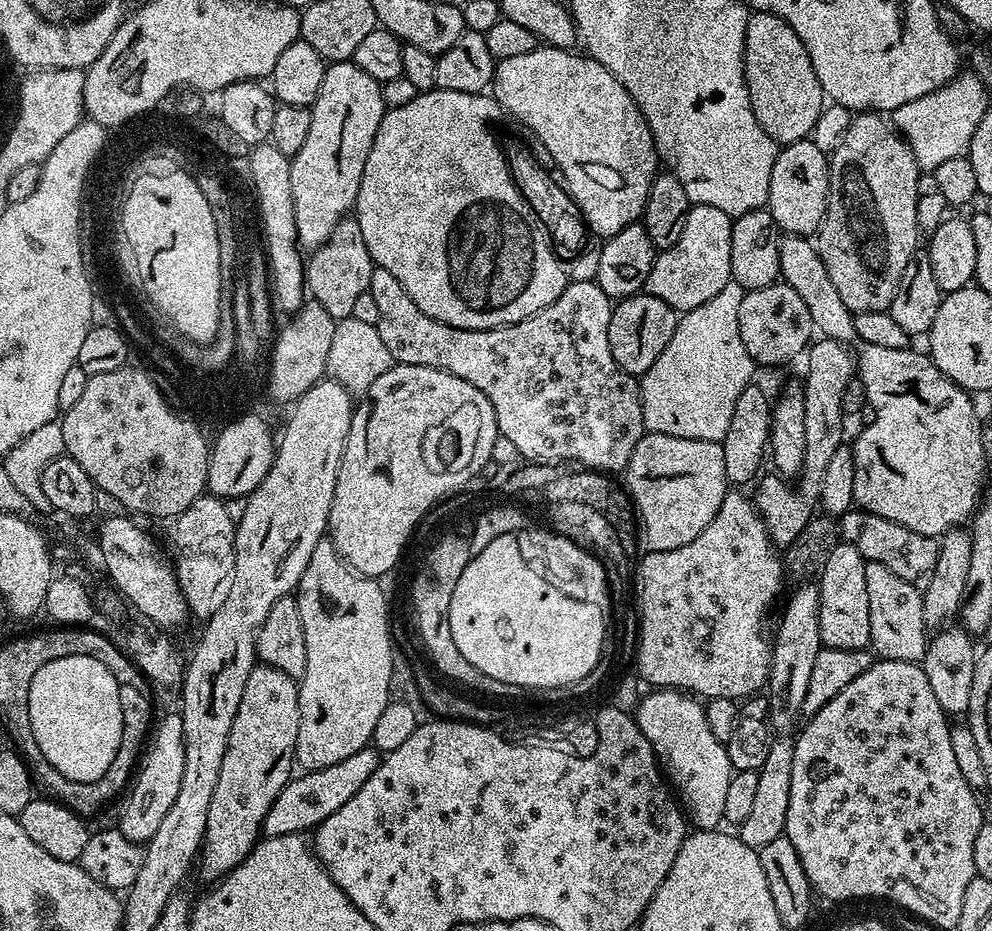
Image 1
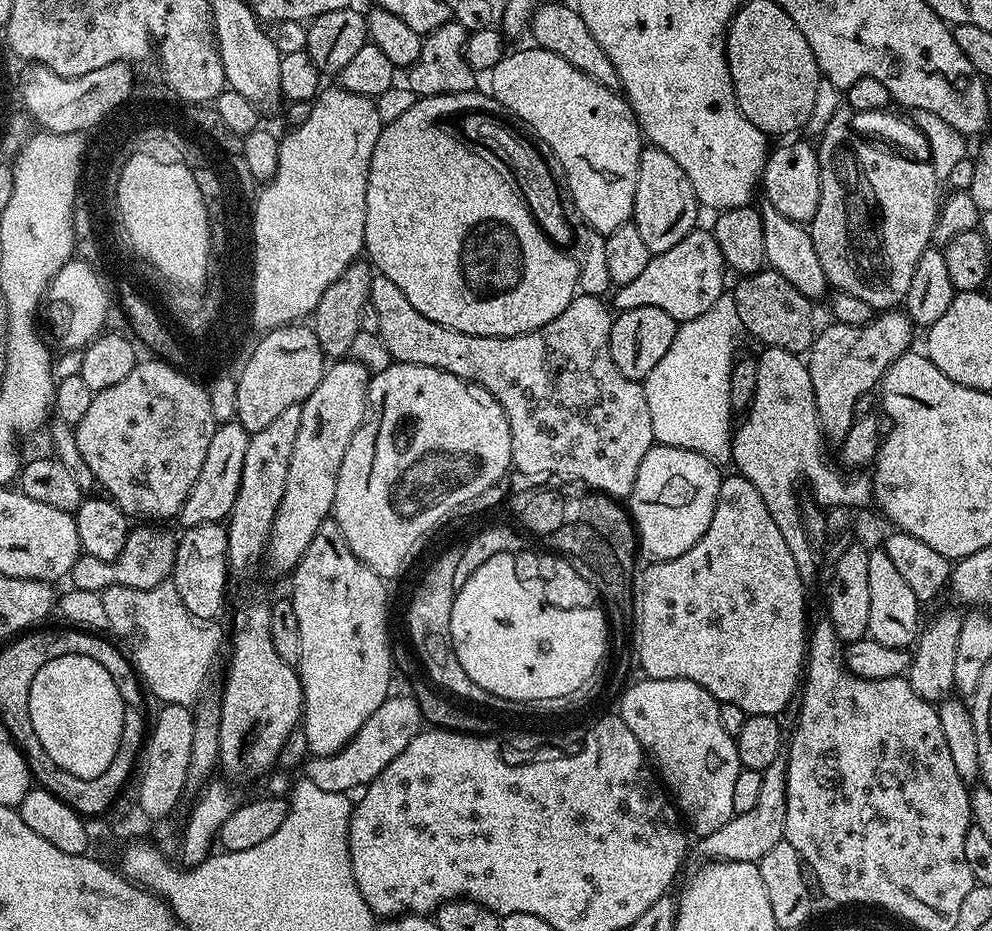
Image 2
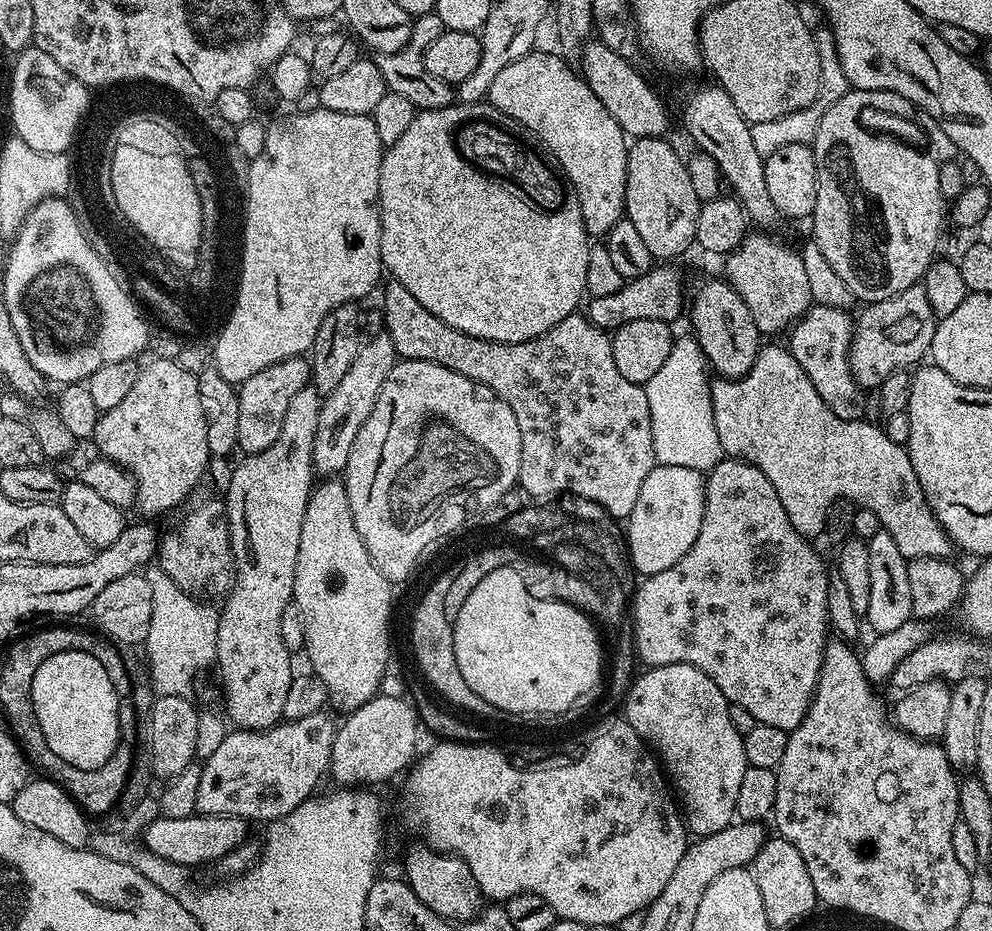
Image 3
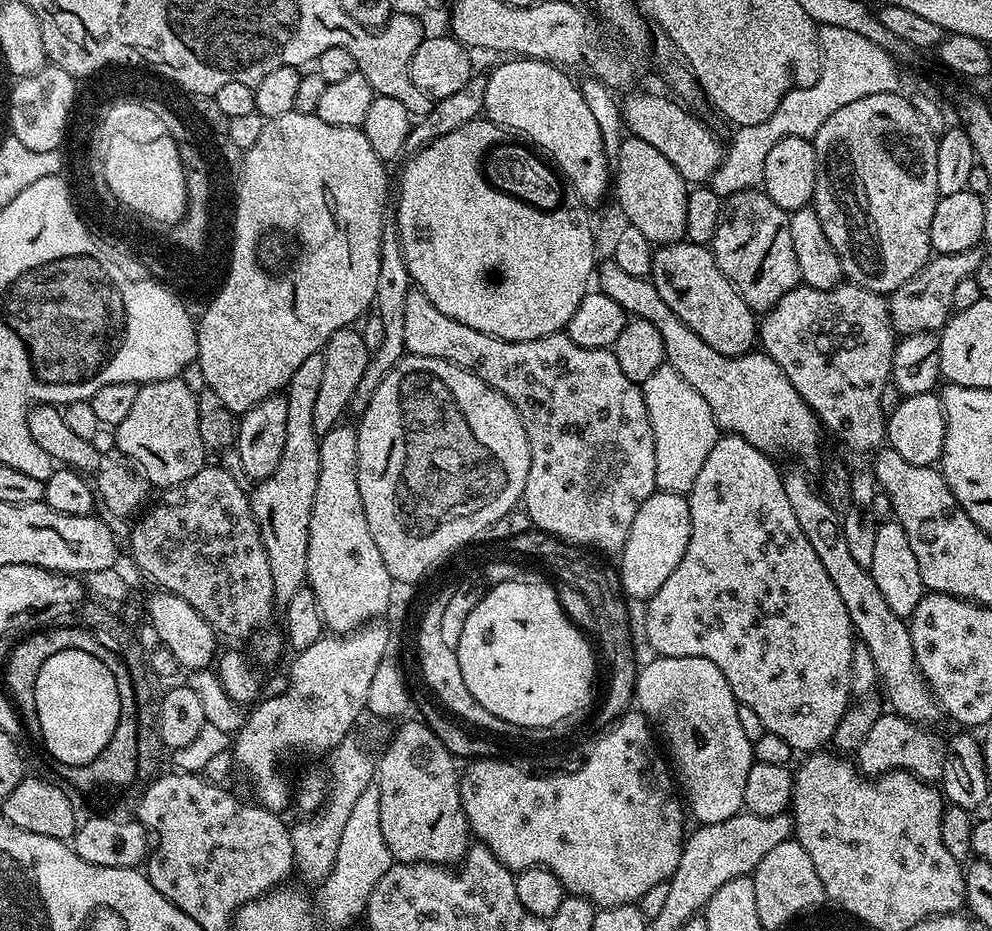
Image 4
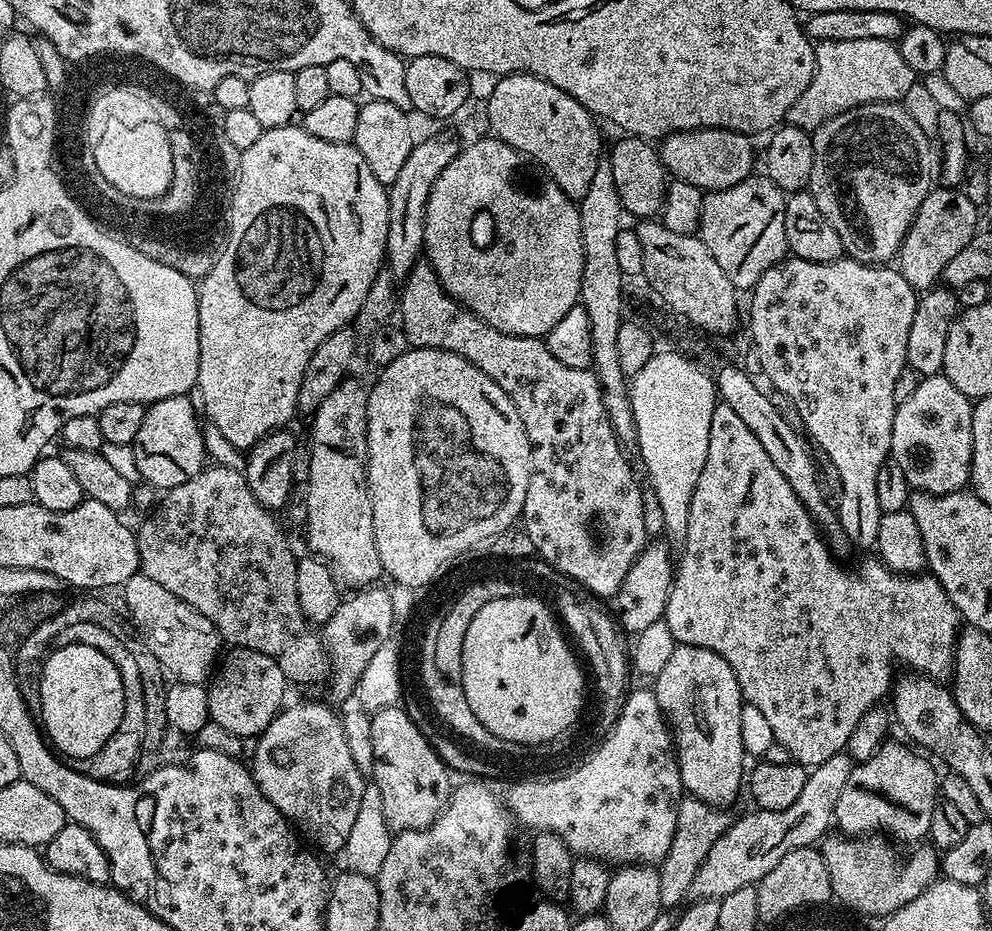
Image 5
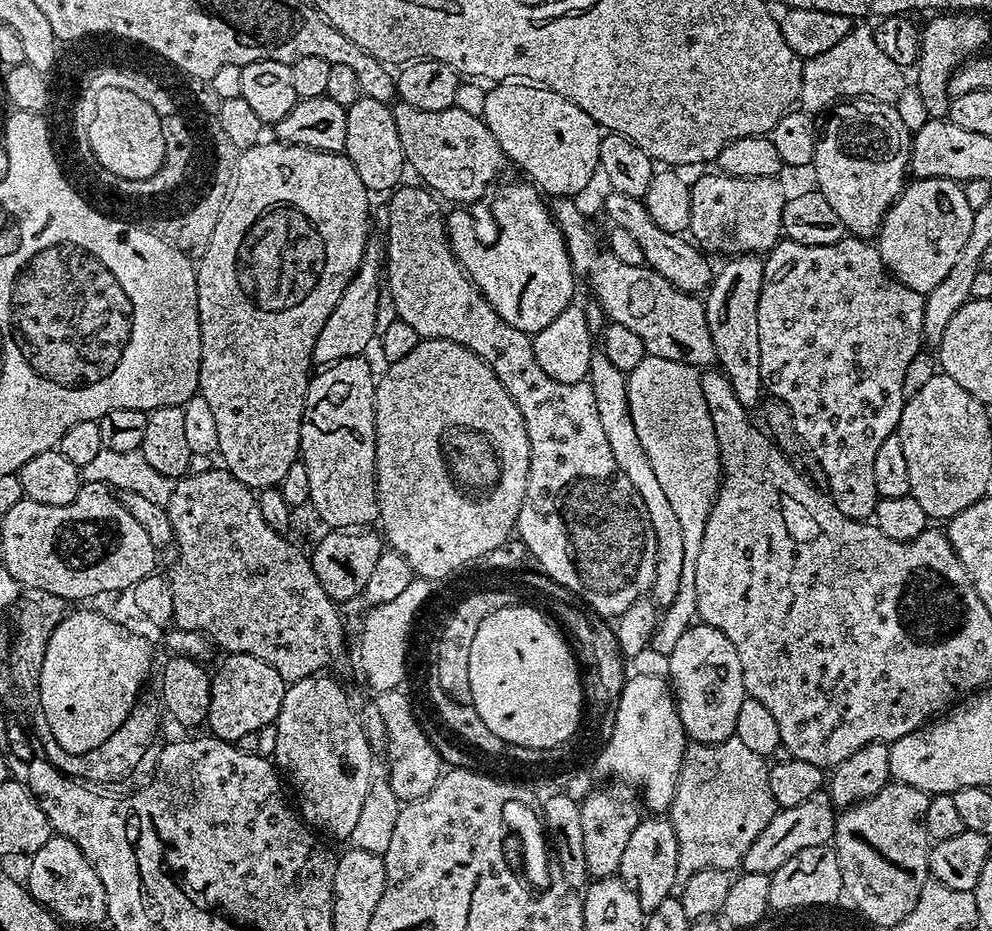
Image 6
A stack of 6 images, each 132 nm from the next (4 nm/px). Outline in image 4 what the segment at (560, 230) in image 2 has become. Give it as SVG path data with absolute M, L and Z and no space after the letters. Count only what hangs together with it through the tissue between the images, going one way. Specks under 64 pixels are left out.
M511 130L501 131L499 138L500 144L491 150L490 162L485 163L484 177L498 190L509 192L536 208L559 208L566 196L566 181L548 155L537 144Z

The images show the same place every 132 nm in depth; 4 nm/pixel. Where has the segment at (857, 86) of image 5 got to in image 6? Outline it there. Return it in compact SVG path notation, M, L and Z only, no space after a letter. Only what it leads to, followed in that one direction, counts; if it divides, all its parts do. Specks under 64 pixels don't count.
M860 22L853 26L850 34L846 34L846 38L842 38L842 42L837 42L831 50L807 57L803 61L799 99L803 111L817 114L823 108L831 109L837 102L844 102L849 98L877 100L883 104L895 105L906 86L905 69L900 68L898 62L891 60L879 48L875 31L864 24L867 23Z

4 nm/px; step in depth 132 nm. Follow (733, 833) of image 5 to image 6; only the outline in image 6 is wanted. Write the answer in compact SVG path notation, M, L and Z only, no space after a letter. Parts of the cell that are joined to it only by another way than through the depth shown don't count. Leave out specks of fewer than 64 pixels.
M827 791L816 792L806 802L802 802L793 808L782 808L775 812L770 818L770 822L754 838L750 850L746 850L742 861L742 868L745 873L766 872L774 873L798 850L807 850L809 846L822 846L831 841L832 833L836 830L837 809L834 807L832 797Z

